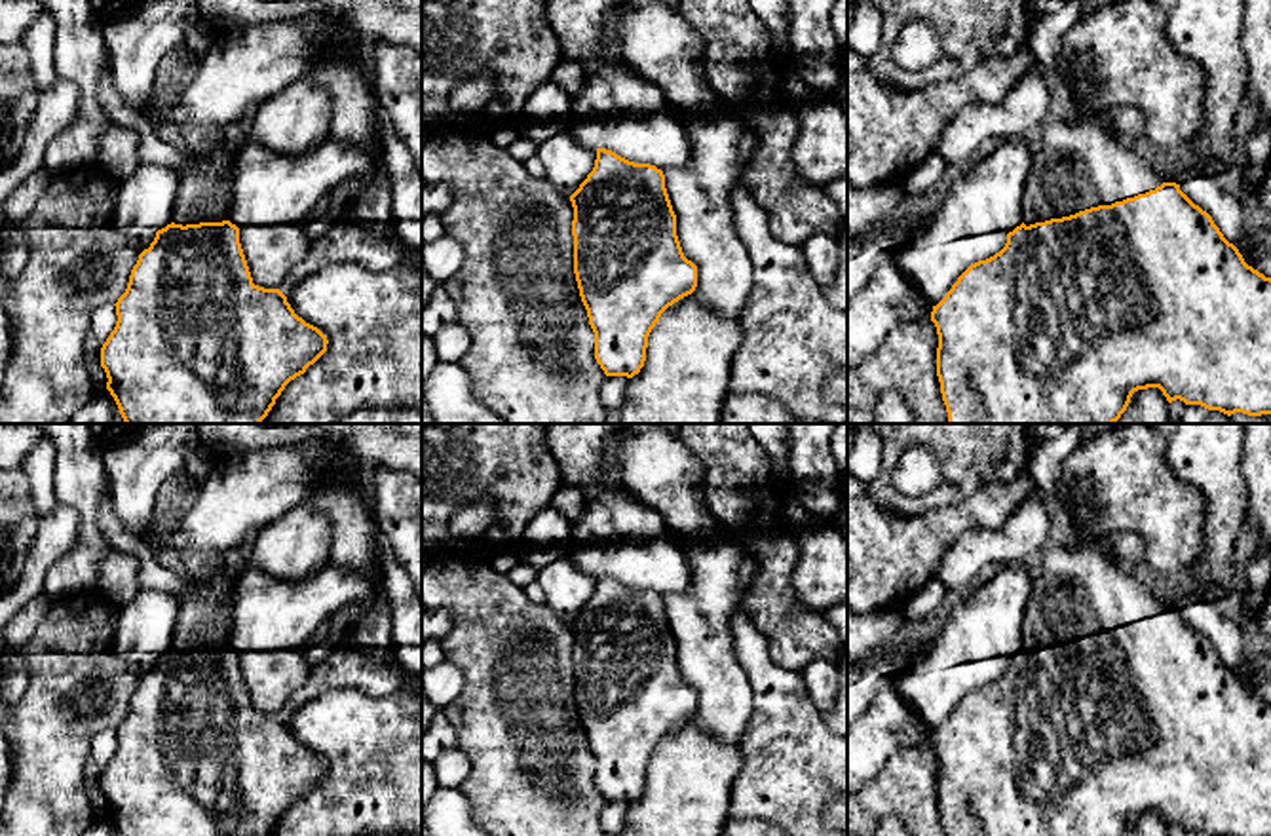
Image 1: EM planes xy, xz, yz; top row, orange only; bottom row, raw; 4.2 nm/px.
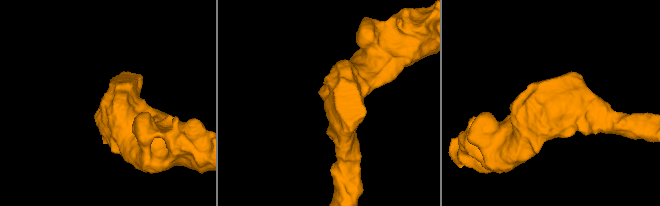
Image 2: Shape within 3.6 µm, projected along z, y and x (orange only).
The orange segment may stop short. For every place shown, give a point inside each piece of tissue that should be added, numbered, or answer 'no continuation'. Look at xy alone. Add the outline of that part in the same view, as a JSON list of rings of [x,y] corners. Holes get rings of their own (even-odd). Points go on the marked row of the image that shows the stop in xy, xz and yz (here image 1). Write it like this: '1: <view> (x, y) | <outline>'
1: xy (204, 196) | [[[249,120],[194,139],[194,160],[180,173],[173,207],[175,224],[222,222],[228,218],[234,152],[249,141]]]

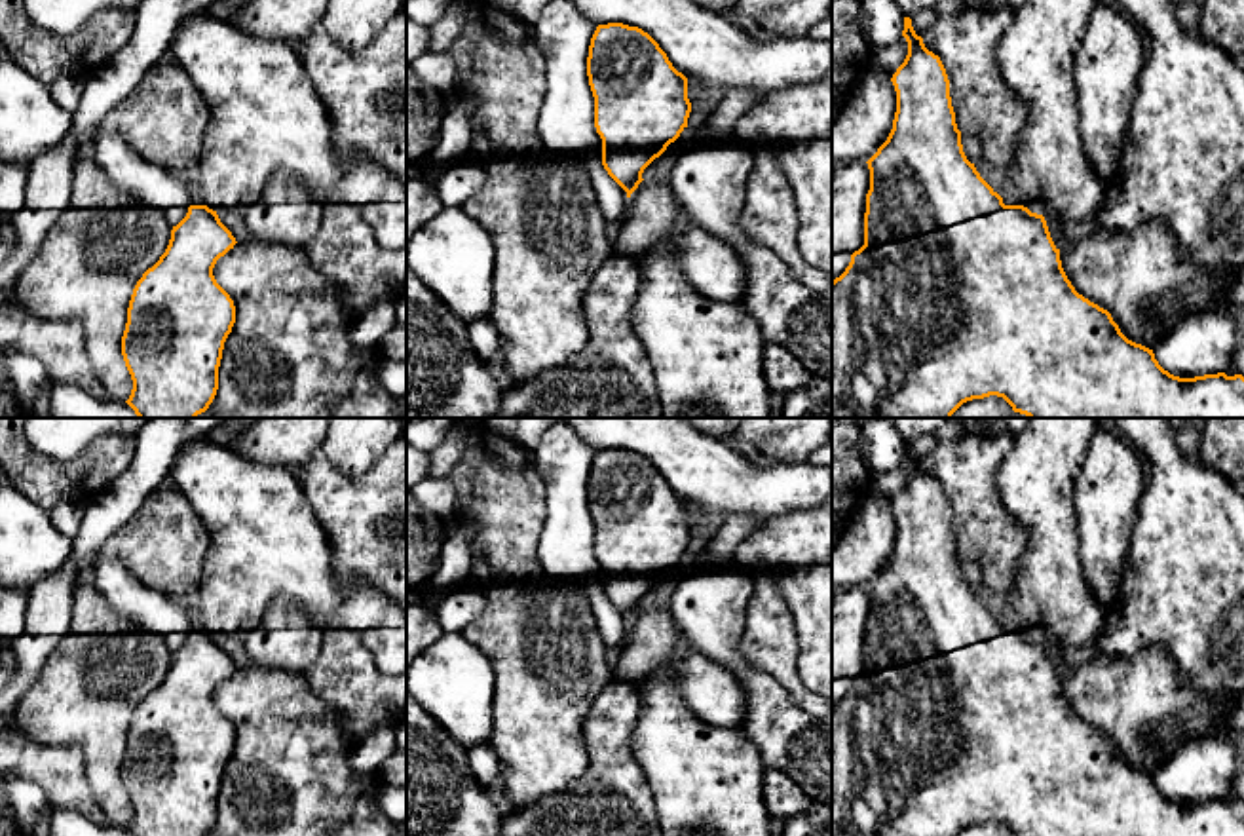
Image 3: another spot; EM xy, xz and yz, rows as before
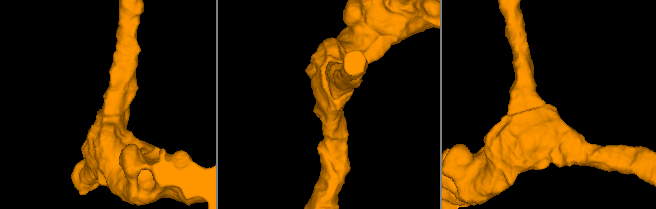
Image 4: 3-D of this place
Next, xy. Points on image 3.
no continuation

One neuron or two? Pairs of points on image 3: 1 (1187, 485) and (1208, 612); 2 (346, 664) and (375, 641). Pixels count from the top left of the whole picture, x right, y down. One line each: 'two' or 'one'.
1: one
2: two

